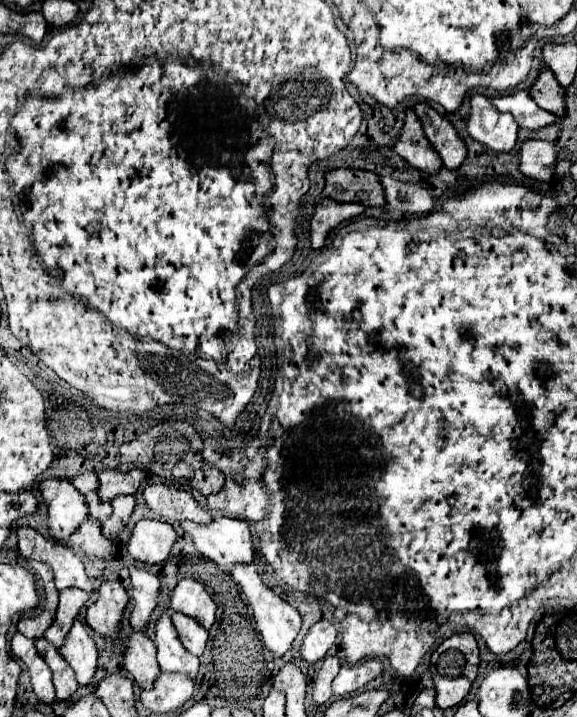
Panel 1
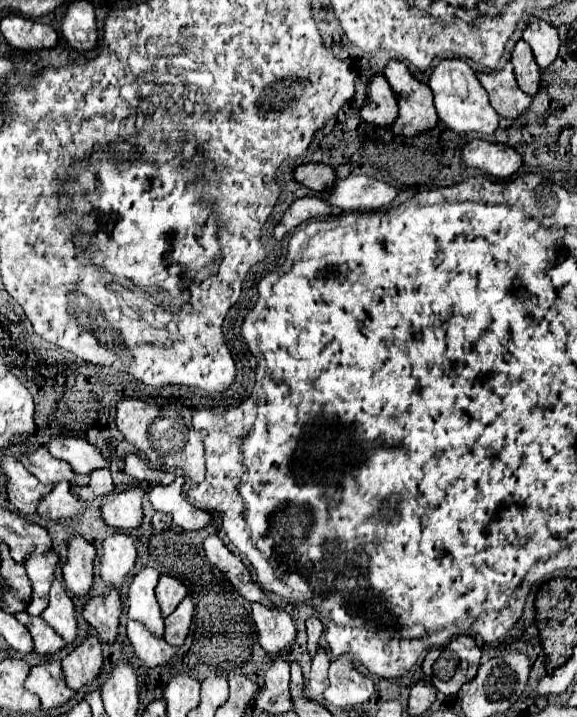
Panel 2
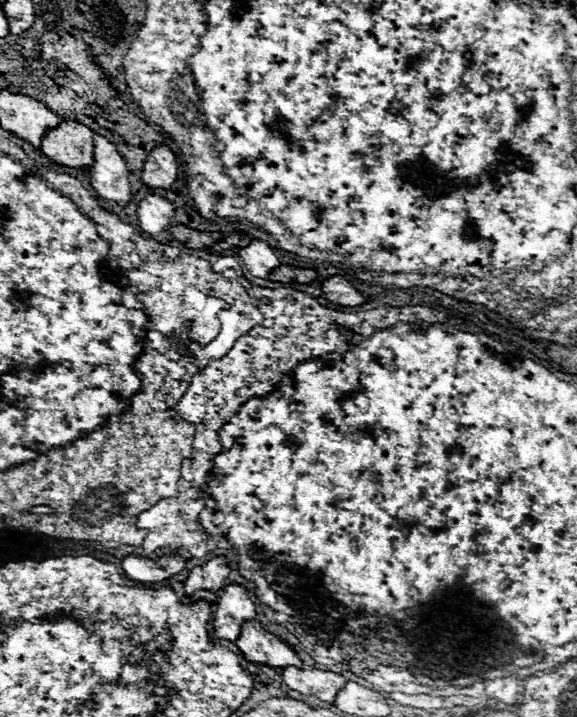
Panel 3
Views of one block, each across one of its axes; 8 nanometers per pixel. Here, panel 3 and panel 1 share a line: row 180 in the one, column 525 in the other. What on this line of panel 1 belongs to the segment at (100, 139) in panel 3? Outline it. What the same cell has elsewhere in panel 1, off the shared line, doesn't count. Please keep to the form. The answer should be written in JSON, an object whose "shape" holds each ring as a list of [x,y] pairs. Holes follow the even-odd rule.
{"shape":[[[516,90],[516,92],[508,94],[508,96],[494,98],[492,104],[500,112],[510,112],[516,118],[520,128],[534,130],[534,132],[542,130],[542,128],[546,128],[546,126],[550,126],[550,124],[554,124],[558,120],[558,116],[542,110],[526,90]]]}

